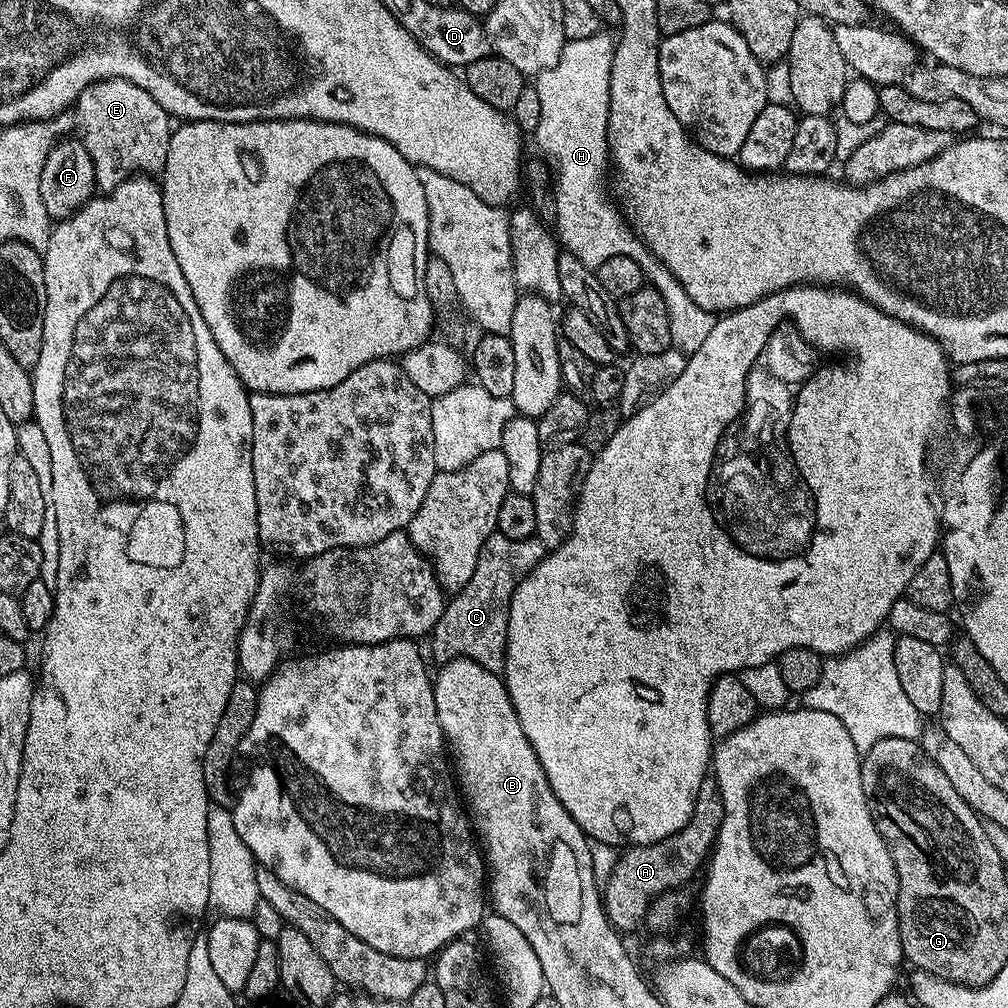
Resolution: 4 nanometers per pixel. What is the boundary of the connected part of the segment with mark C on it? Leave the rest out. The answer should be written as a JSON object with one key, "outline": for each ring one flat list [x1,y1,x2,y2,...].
{"outline":[[493,531,480,548,474,578,470,578,463,590,445,603,442,618,438,618,438,626,431,630,432,652,437,656,437,661,470,659,486,666,486,670,503,673,512,595,524,577,530,575,538,562,544,560,545,555,544,543,535,536,515,540]]}

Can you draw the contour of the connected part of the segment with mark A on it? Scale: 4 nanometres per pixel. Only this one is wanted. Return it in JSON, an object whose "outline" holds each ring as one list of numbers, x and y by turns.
{"outline":[[706,778,698,790,698,798,694,802,694,810,690,814,690,822,682,826,670,838,662,838,662,842,653,844,637,844,627,849,628,853,621,855,616,866,608,876,602,888,604,912,613,928,636,928,645,923,648,907,652,900,662,893,675,888,683,889,684,884,696,871,705,867,716,846,716,835,722,826,722,798,720,787,715,779]]}

